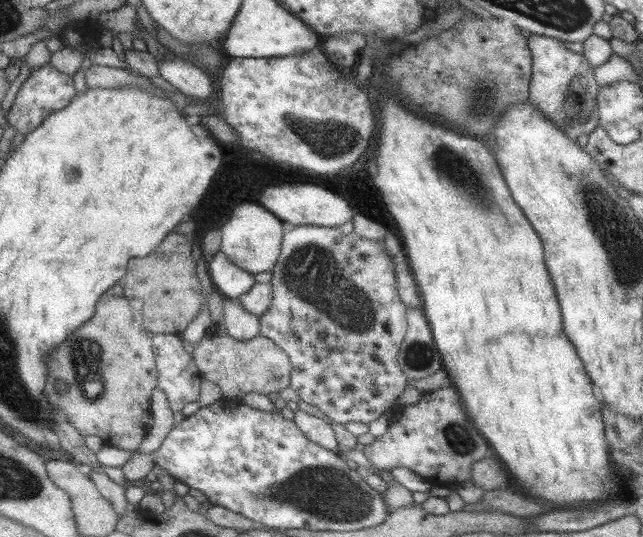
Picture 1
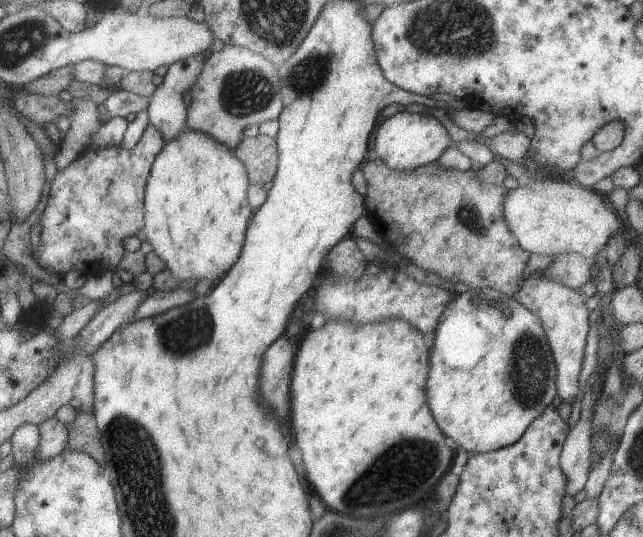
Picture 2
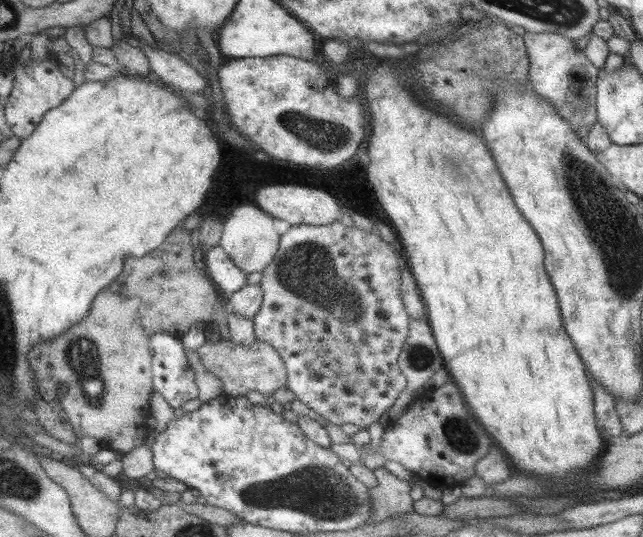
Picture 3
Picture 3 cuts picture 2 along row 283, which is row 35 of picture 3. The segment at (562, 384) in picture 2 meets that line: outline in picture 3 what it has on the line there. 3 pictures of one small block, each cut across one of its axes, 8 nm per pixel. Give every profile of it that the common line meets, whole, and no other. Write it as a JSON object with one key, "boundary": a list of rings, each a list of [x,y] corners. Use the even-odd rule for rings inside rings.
{"boundary":[[[528,32],[522,36],[530,61],[529,86],[544,100],[548,100],[556,113],[572,125],[572,129],[586,134],[597,124],[596,81],[599,68],[592,64],[585,50],[576,47],[576,40],[552,32]]]}

